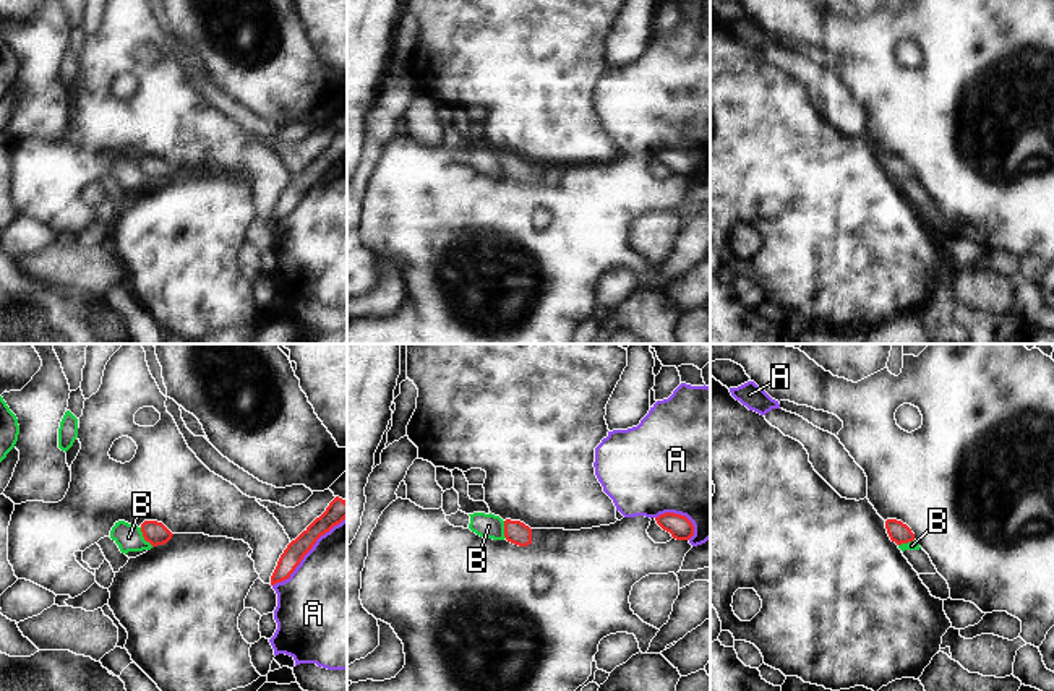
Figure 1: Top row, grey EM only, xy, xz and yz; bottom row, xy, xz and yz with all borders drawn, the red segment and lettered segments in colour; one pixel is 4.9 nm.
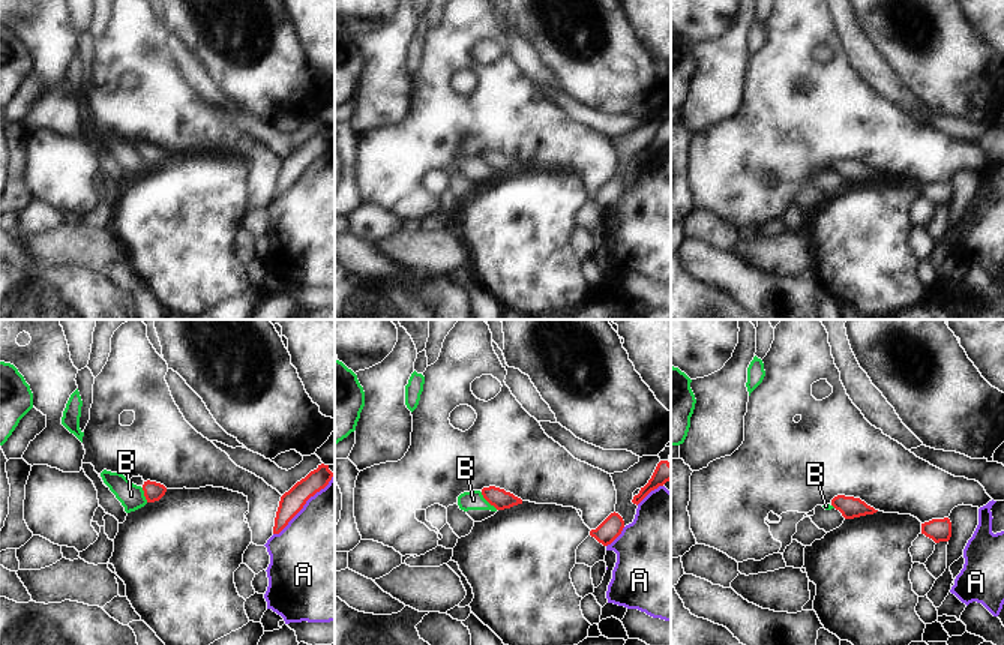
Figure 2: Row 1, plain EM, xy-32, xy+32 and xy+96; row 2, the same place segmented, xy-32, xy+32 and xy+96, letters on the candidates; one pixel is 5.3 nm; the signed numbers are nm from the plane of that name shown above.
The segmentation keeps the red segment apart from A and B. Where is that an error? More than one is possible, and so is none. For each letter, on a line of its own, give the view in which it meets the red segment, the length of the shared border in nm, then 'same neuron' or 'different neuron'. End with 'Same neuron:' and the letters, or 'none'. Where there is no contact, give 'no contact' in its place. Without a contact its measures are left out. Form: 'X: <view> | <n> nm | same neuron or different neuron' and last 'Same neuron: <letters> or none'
A: xy | 500 nm | different neuron
B: xy | 120 nm | different neuron
Same neuron: none

